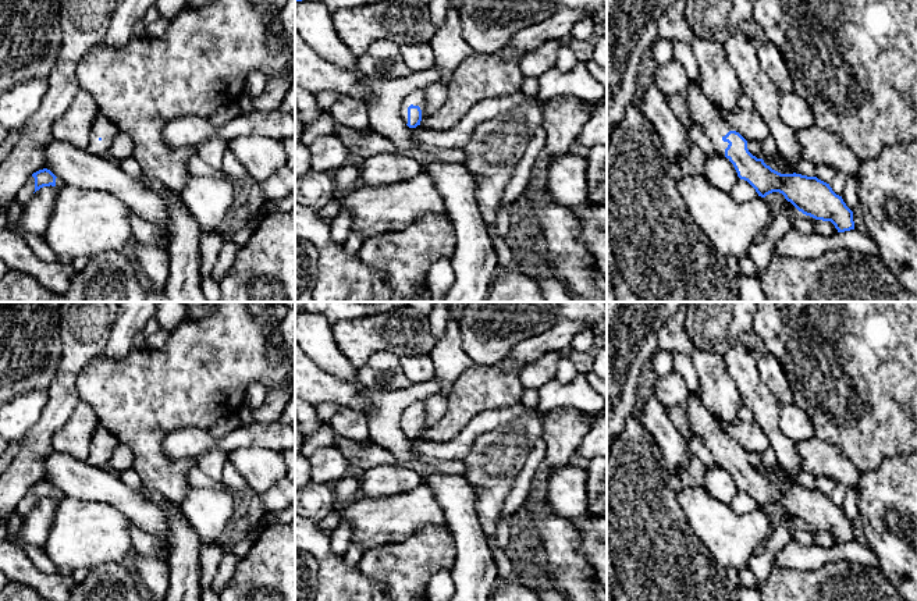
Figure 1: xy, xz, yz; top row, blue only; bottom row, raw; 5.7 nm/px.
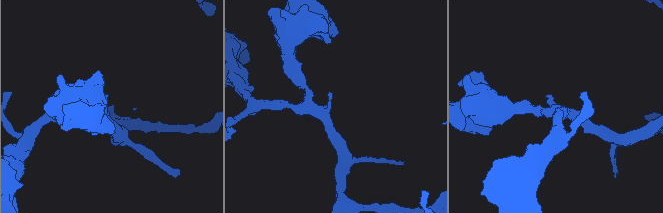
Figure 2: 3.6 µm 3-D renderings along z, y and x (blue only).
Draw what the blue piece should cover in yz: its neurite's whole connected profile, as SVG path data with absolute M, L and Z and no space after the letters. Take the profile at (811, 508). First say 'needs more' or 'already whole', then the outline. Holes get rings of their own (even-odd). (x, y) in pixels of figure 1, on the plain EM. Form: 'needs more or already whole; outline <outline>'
needs more; outline M690 394L685 405L690 430L707 444L714 465L725 467L733 476L737 488L747 492L758 508L779 504L803 526L831 533L838 544L854 541L853 523L829 495L817 488L781 486L772 481L763 470L749 463L747 452L725 433L721 423L703 406L697 394Z

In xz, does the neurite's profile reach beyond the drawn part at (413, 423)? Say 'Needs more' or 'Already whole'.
Needs more

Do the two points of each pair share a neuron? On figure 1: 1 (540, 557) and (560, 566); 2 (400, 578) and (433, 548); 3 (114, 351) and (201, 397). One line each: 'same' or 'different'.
1: different
2: same
3: different

